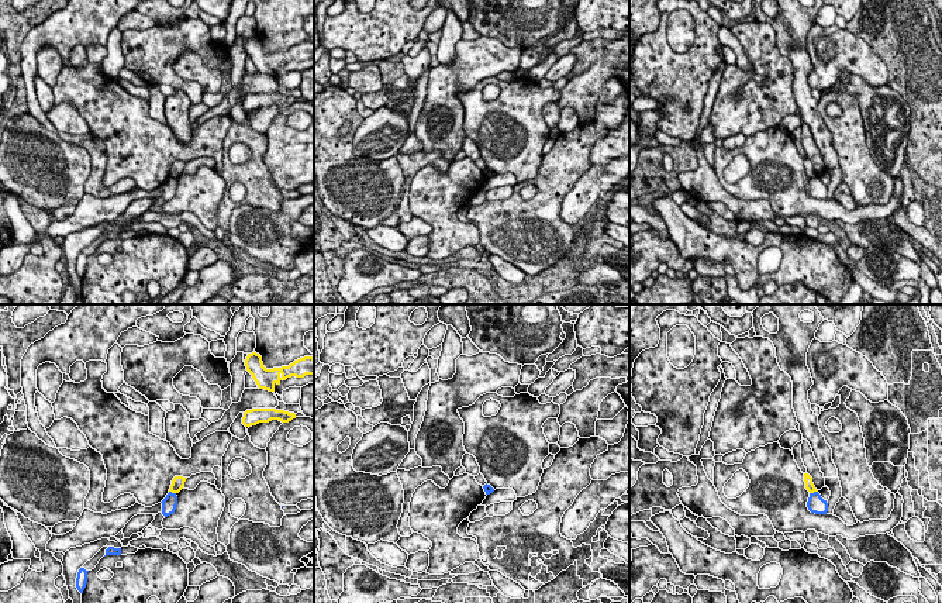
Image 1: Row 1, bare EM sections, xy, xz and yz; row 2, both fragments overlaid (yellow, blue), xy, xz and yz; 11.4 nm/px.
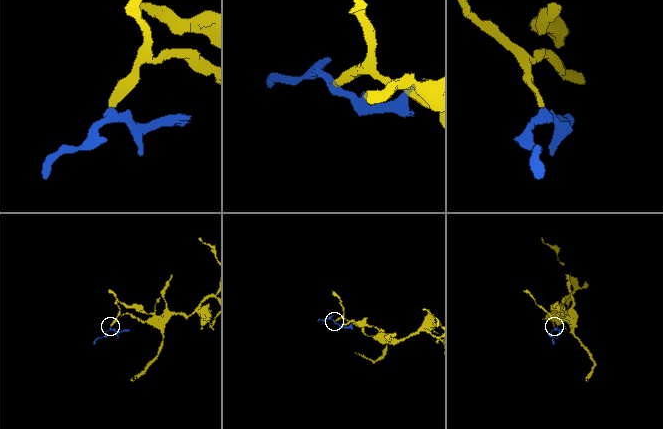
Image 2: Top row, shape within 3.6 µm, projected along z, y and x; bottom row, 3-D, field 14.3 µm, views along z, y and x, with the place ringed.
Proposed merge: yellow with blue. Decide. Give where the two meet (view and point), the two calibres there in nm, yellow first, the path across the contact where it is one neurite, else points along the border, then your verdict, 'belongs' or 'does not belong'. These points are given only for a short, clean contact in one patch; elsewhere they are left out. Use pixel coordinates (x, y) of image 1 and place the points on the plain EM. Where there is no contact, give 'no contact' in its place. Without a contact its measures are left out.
contact yz (813, 176); calibres 100 and 200 nm; border yz (817, 175), (810, 178); does not belong

